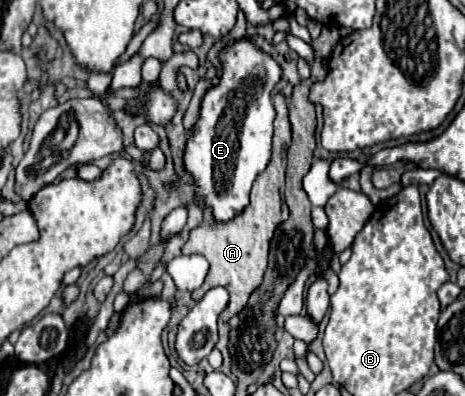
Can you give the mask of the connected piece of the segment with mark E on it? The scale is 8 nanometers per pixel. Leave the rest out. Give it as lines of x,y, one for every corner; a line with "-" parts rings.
249,38
227,46
221,52
221,62
223,62
223,74
219,78
219,86
209,88
201,106
201,118
195,126
193,136
187,142
185,168
187,172
191,172
195,186
199,188
199,194
205,200
205,206
213,208
215,220
229,222
249,204
251,184
257,178
257,174
265,170
271,158
271,136
273,136
273,120
275,120
271,90
281,78
281,68
271,56
255,48
255,44

